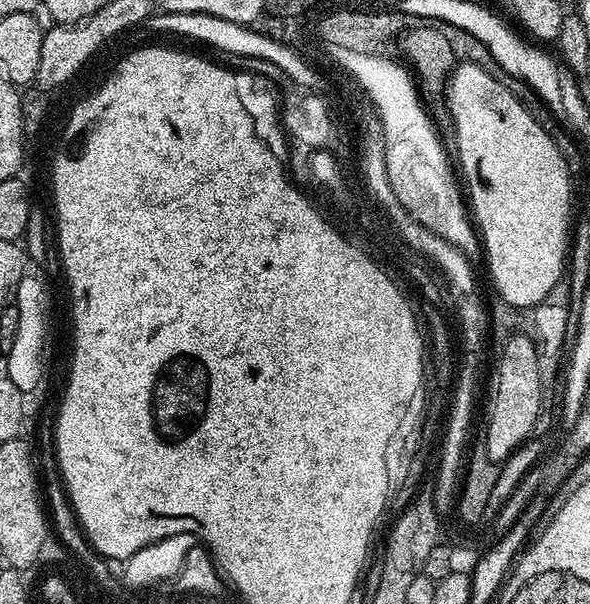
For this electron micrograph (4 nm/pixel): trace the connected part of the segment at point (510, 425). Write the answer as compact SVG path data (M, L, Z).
M516 332L506 343L502 356L496 361L498 372L496 374L496 393L492 396L490 422L486 426L486 454L497 464L505 463L524 443L522 443L533 430L542 404L542 376L540 374L540 360L535 344L522 332Z

